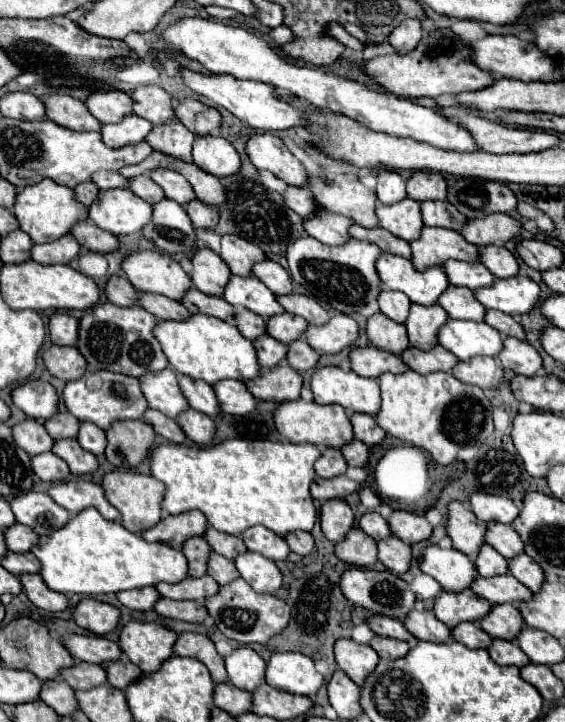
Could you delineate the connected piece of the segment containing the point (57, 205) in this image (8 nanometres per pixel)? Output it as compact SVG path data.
M43 178L41 182L37 182L33 186L25 186L23 190L21 188L17 190L13 214L19 222L19 228L23 232L27 232L35 244L53 242L55 238L69 234L69 230L75 222L87 220L87 208L75 200L73 190L65 188L65 186L57 186L57 182L51 182L47 178Z

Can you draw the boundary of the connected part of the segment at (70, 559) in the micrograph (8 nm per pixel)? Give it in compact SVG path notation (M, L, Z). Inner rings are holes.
M95 508L81 510L63 528L41 536L31 552L41 564L43 582L51 590L65 594L95 596L157 582L179 582L187 576L187 560L181 550L145 542L139 534L123 528L121 522L105 520Z

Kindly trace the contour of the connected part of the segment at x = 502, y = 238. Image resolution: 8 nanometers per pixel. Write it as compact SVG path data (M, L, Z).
M487 214L483 218L467 218L467 224L461 228L461 236L479 248L517 240L519 232L521 224L507 214Z

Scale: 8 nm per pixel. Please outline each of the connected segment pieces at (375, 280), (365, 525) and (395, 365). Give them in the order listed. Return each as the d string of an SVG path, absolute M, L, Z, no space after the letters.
M303 236L303 238L297 238L293 242L287 244L287 268L289 268L289 274L293 278L293 282L297 282L299 286L303 286L315 300L319 300L323 306L331 306L331 310L335 312L341 312L341 314L363 314L363 316L371 316L373 312L377 312L377 304L375 304L375 298L379 294L379 274L375 270L375 258L381 254L379 246L371 244L371 242L363 242L363 240L347 240L345 244L341 246L327 246L327 244L321 244L319 240L311 238L311 236Z
M367 512L367 514L363 514L361 520L359 520L359 528L361 528L367 536L371 536L373 540L391 536L391 530L389 530L385 518L383 518L381 514L375 514L375 512Z
M373 346L351 348L349 360L351 360L351 370L365 378L377 378L383 372L401 374L401 372L409 370L409 366L403 364L403 360L399 356L379 350L379 348L373 348Z

